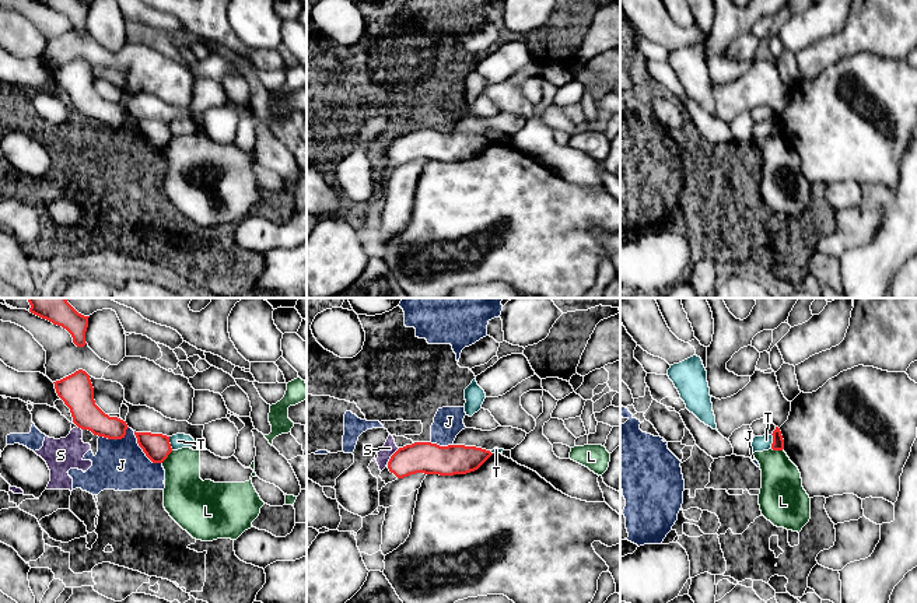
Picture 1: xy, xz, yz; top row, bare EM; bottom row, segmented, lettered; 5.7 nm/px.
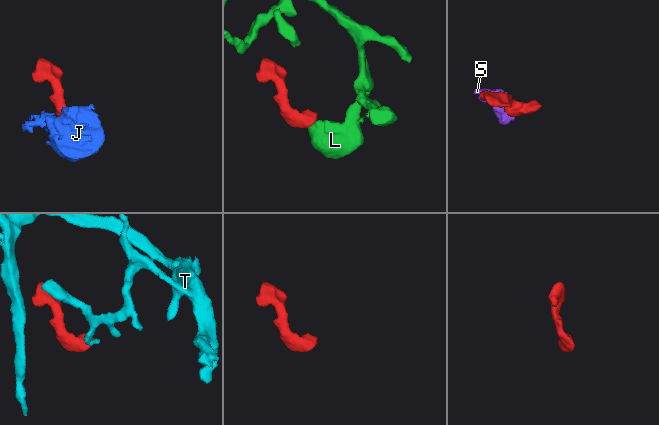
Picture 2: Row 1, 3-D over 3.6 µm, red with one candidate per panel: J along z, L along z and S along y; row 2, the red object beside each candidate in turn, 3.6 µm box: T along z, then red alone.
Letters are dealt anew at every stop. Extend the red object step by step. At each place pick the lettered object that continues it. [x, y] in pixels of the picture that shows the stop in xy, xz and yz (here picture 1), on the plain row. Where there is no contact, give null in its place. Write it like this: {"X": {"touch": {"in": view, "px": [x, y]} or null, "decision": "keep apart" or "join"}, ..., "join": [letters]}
{"J": {"touch": {"in": "xy", "px": [143, 137]}, "decision": "keep apart"}, "L": {"touch": {"in": "xy", "px": [167, 143]}, "decision": "keep apart"}, "S": {"touch": {"in": "xz", "px": [391, 143]}, "decision": "keep apart"}, "T": {"touch": {"in": "yz", "px": [773, 128]}, "decision": "keep apart"}, "join": []}

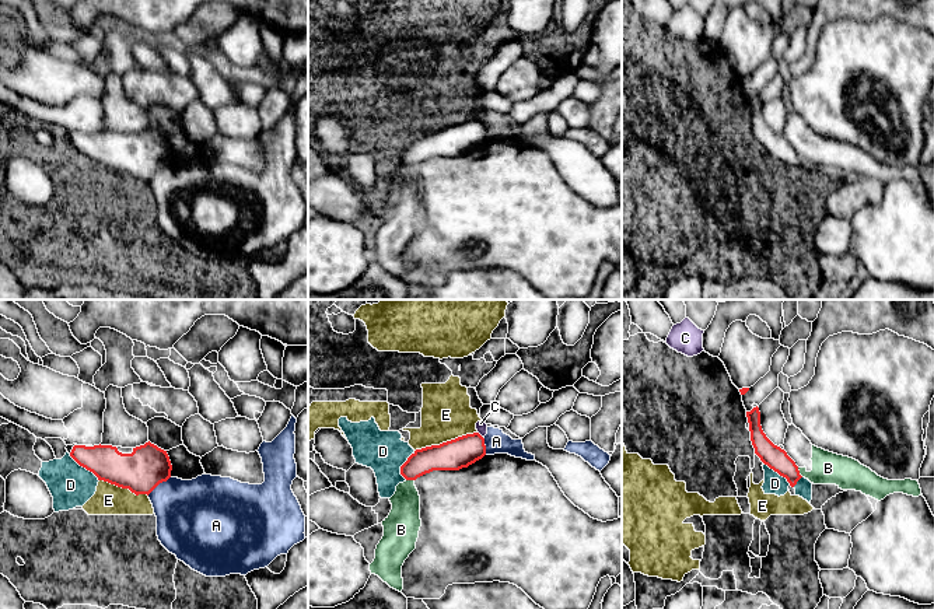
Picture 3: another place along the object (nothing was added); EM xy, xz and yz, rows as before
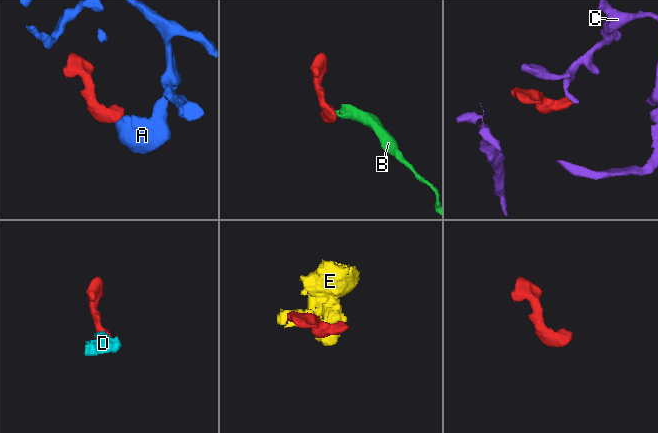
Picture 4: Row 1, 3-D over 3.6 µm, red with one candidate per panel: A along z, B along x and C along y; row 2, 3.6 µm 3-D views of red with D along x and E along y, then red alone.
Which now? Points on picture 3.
{"A": {"touch": {"in": "xy", "px": [158, 170]}, "decision": "keep apart"}, "B": {"touch": {"in": "yz", "px": [798, 158]}, "decision": "keep apart"}, "C": {"touch": {"in": "xz", "px": [479, 121]}, "decision": "keep apart"}, "D": {"touch": {"in": "xy", "px": [84, 153]}, "decision": "keep apart"}, "E": {"touch": {"in": "xz", "px": [447, 128]}, "decision": "keep apart"}, "join": []}

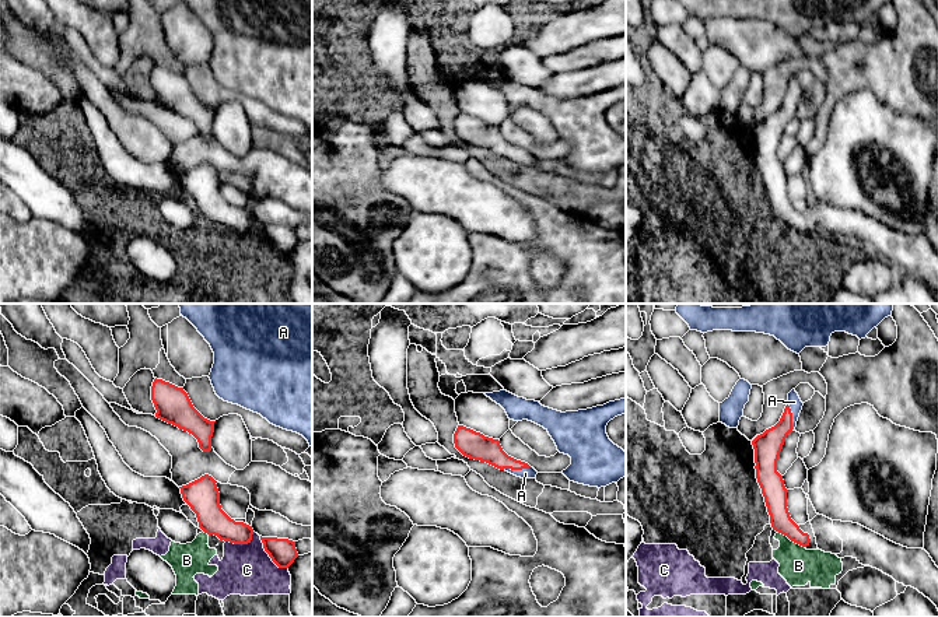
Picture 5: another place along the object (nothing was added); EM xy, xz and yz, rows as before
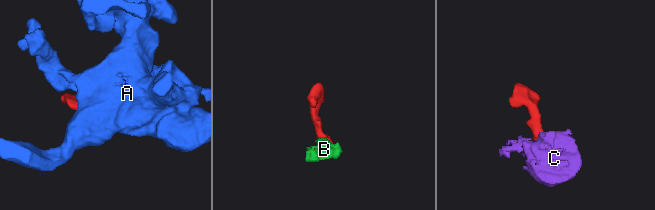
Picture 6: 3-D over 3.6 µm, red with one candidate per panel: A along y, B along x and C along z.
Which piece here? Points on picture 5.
{"A": {"touch": {"in": "xz", "px": [515, 155]}, "decision": "join"}, "B": {"touch": {"in": "yz", "px": [791, 227]}, "decision": "keep apart"}, "C": {"touch": {"in": "xy", "px": [269, 242]}, "decision": "keep apart"}, "join": ["A"]}

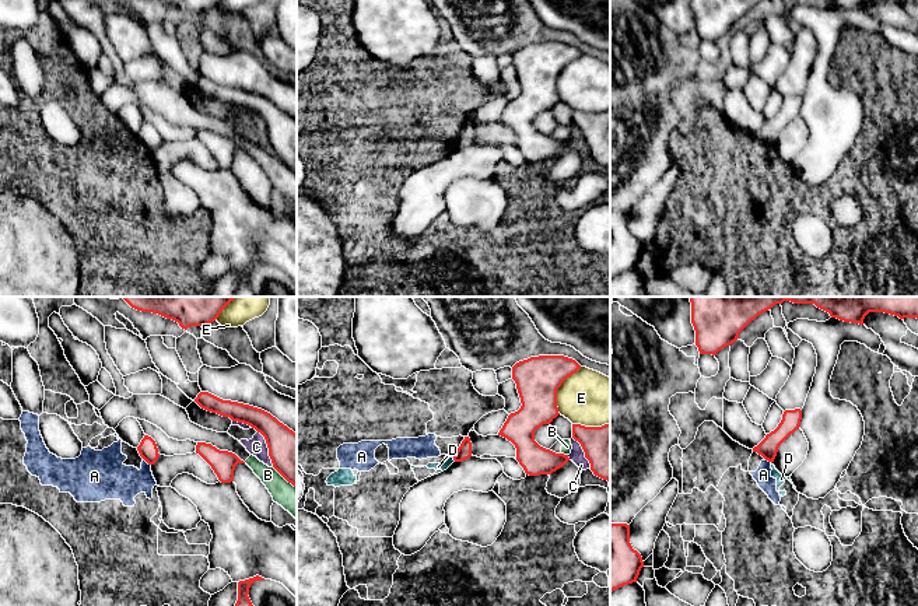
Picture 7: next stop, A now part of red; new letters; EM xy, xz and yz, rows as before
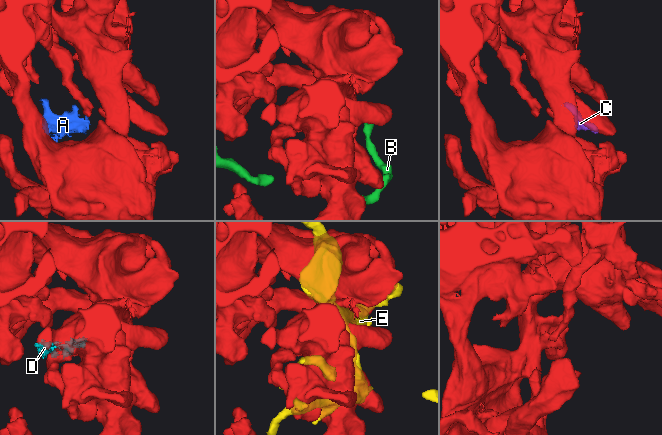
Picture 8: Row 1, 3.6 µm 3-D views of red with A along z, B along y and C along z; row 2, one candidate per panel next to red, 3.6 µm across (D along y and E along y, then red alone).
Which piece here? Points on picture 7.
{"A": {"touch": {"in": "xy", "px": [147, 149]}, "decision": "keep apart"}, "B": {"touch": {"in": "xz", "px": [563, 140]}, "decision": "keep apart"}, "C": {"touch": {"in": "xy", "px": [269, 136]}, "decision": "keep apart"}, "D": {"touch": {"in": "xz", "px": [454, 146]}, "decision": "keep apart"}, "E": {"touch": {"in": "xz", "px": [557, 74]}, "decision": "keep apart"}, "join": []}

